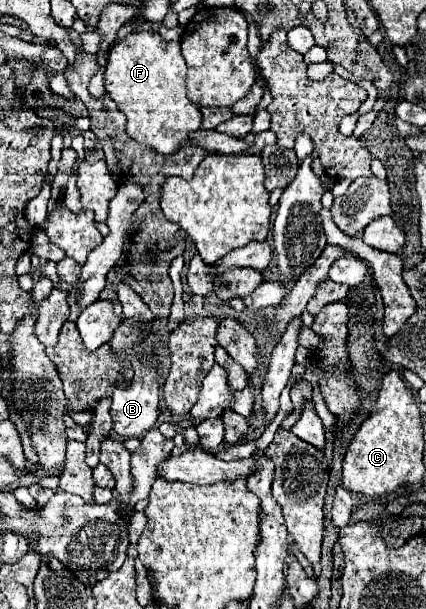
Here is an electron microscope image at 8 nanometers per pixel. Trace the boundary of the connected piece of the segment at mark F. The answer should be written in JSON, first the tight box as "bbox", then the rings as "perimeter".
{"bbox":[104,31,202,155],"perimeter":[[[134,31],[126,35],[122,41],[118,41],[108,53],[104,87],[110,99],[126,115],[126,133],[134,141],[144,143],[162,155],[172,155],[174,151],[178,151],[188,141],[188,133],[200,129],[202,125],[200,109],[192,105],[192,101],[186,95],[186,63],[180,53],[180,43],[168,43],[158,33]]]}

